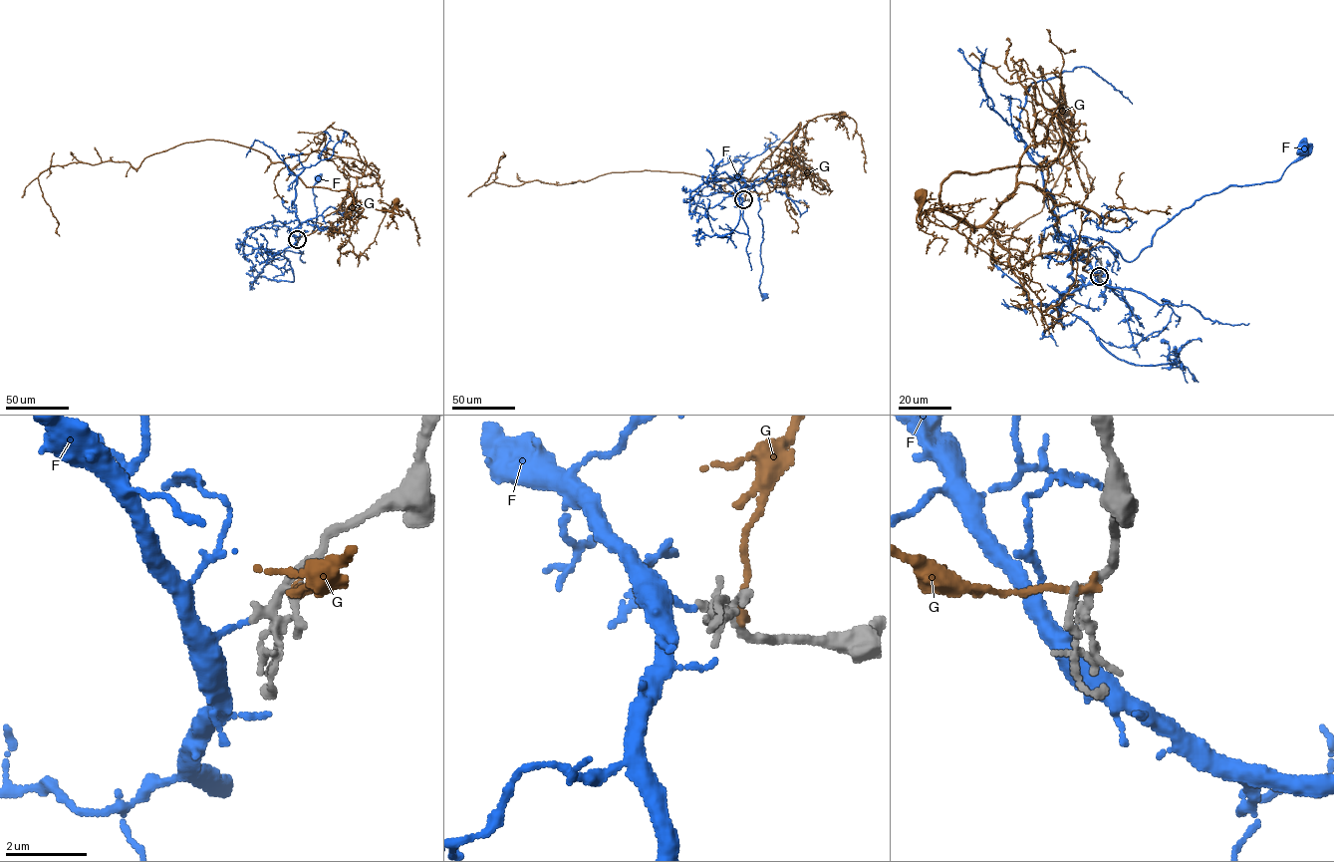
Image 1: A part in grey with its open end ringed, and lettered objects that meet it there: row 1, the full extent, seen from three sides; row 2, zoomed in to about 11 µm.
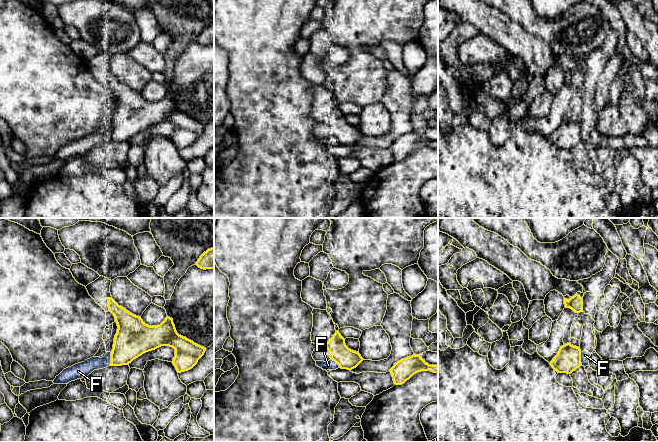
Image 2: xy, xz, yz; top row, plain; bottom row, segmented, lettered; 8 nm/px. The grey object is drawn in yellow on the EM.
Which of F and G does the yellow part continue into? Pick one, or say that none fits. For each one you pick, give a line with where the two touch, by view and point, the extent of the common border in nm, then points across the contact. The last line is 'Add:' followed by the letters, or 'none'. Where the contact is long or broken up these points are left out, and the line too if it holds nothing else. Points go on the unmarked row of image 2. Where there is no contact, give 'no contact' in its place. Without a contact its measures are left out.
Add: none

